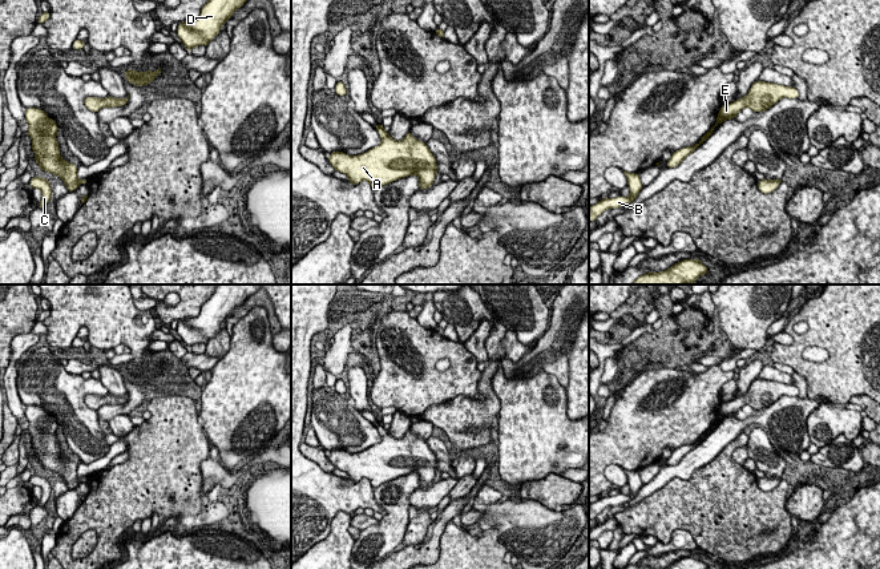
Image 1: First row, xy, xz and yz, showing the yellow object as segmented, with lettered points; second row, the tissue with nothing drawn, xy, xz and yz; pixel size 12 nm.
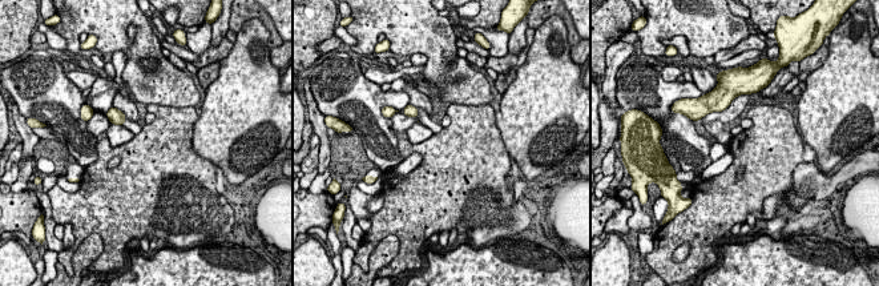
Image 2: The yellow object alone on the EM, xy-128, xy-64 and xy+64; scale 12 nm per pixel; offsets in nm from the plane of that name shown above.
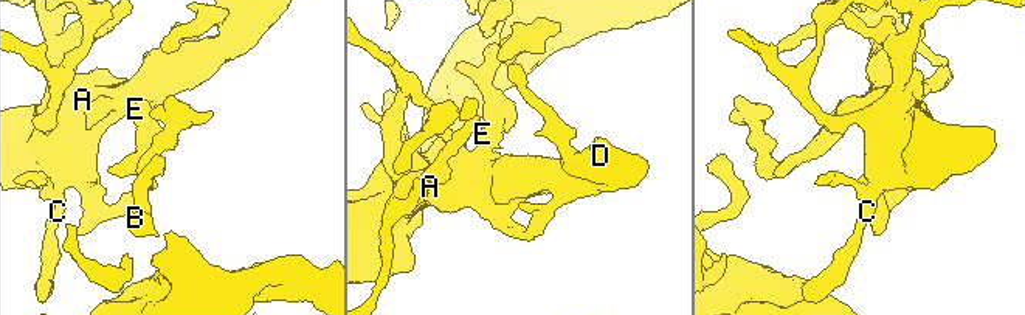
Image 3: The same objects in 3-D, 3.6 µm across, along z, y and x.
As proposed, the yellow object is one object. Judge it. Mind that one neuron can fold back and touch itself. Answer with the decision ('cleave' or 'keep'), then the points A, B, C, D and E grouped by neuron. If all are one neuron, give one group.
keep; groups A B C D E

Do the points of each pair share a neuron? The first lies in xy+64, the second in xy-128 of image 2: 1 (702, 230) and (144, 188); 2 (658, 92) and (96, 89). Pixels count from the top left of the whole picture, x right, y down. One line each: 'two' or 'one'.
1: one
2: two

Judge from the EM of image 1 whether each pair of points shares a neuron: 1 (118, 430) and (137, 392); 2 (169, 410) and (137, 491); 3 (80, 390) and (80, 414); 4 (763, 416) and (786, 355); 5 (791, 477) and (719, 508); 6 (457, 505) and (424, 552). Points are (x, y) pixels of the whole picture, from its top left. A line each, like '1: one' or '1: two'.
1: two
2: one
3: one
4: two
5: two
6: one

